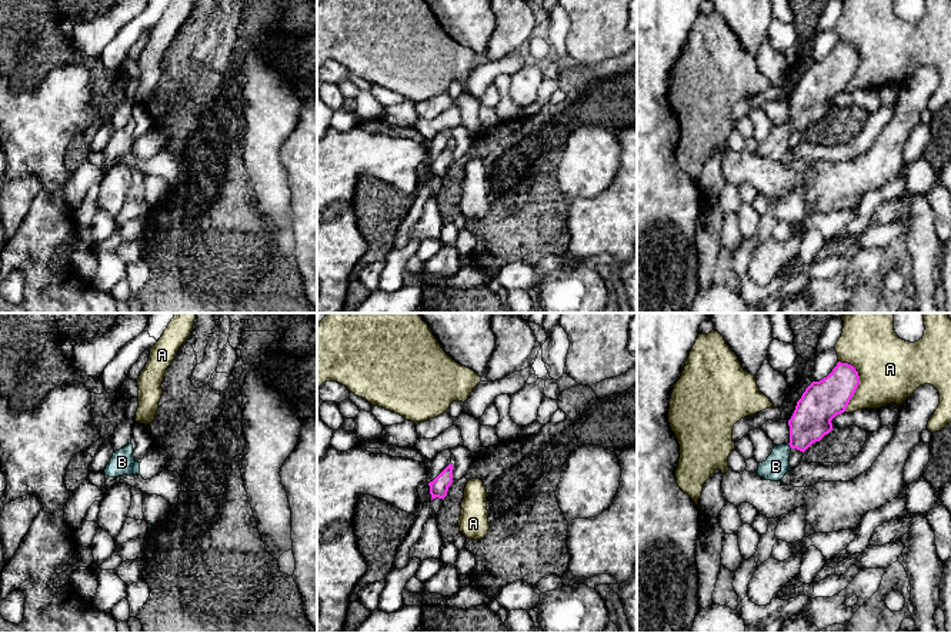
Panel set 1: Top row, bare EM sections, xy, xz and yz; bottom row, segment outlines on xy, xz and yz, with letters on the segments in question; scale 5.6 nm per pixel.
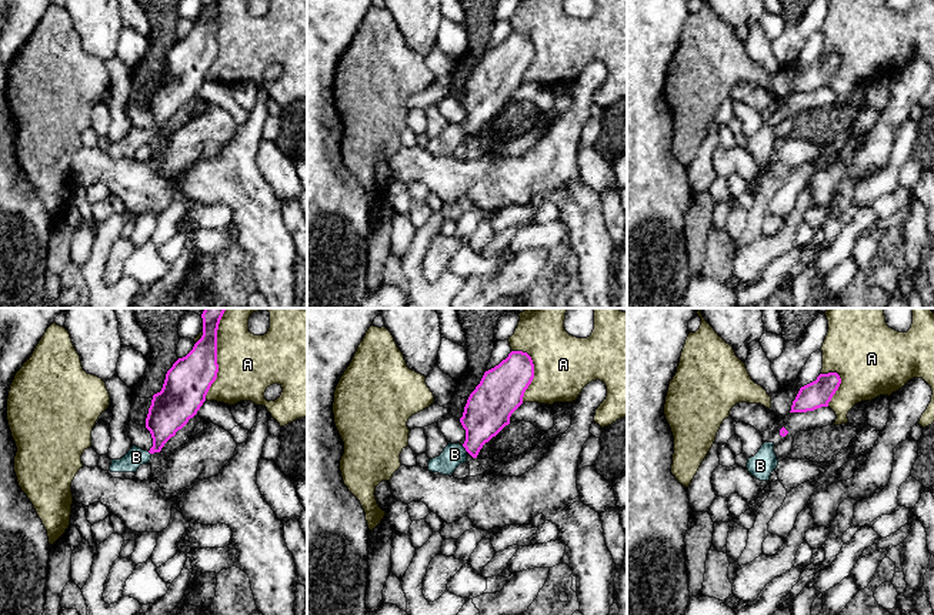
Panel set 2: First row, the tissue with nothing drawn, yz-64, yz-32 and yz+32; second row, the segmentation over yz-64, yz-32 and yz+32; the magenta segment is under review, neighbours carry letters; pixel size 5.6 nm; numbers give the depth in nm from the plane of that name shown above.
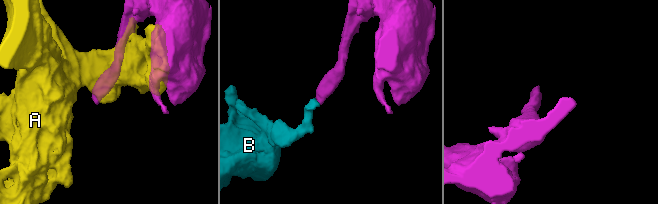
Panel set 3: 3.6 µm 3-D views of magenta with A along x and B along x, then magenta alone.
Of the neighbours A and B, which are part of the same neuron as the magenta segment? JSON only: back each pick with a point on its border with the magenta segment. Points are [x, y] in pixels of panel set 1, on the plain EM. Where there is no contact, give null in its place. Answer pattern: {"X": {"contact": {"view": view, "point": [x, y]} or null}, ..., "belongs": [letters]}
{"B": {"contact": {"view": "yz", "point": [790, 126]}}, "belongs": ["B"]}

